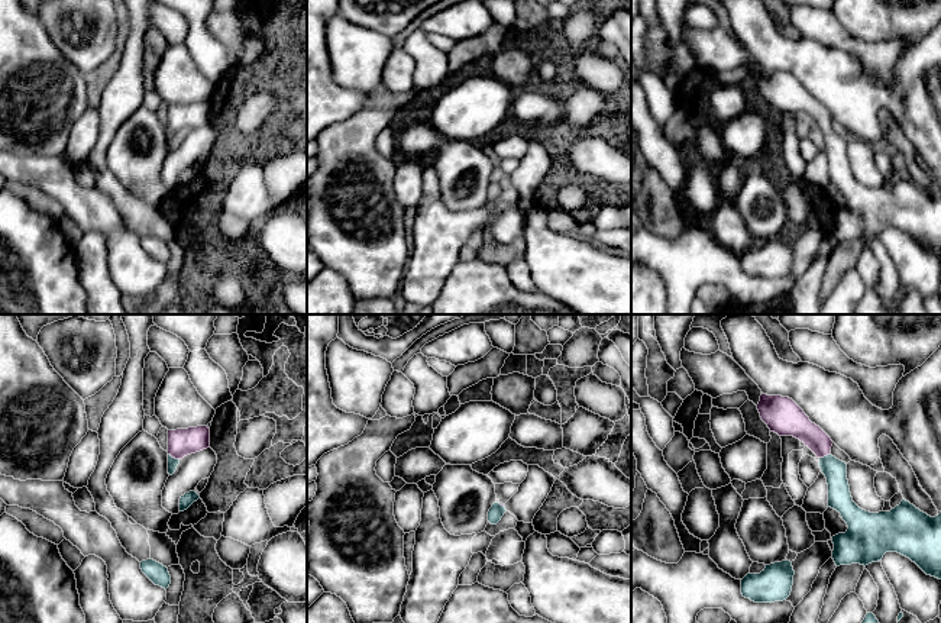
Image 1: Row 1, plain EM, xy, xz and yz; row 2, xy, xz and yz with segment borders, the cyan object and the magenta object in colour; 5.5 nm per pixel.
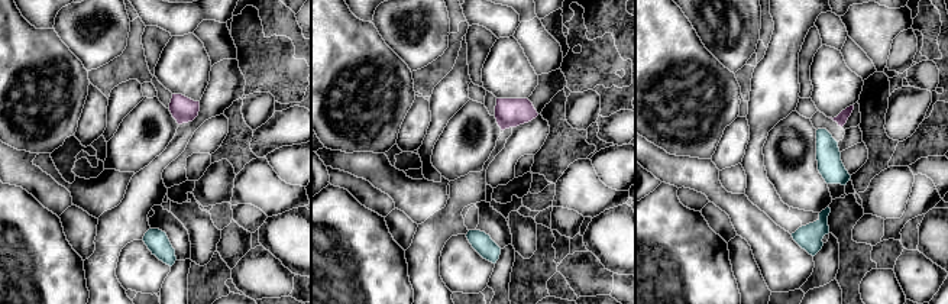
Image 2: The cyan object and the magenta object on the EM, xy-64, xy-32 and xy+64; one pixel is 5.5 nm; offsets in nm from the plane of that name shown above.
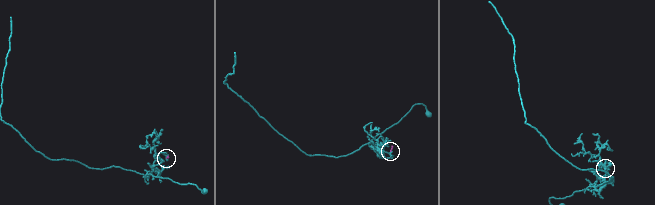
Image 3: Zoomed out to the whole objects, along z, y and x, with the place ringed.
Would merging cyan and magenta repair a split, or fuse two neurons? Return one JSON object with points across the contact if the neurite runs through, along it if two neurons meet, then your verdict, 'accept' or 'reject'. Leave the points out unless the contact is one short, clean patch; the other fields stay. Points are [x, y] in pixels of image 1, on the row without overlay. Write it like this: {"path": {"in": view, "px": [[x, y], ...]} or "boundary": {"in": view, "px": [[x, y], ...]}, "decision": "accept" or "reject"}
{"path": {"in": "xy", "px": [[172, 138], [174, 134], [181, 118]]}, "decision": "accept"}

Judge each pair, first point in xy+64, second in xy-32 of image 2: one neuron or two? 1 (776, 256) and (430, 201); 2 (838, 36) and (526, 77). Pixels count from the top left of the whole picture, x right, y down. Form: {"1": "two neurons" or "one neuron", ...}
{"1": "one neuron", "2": "two neurons"}

